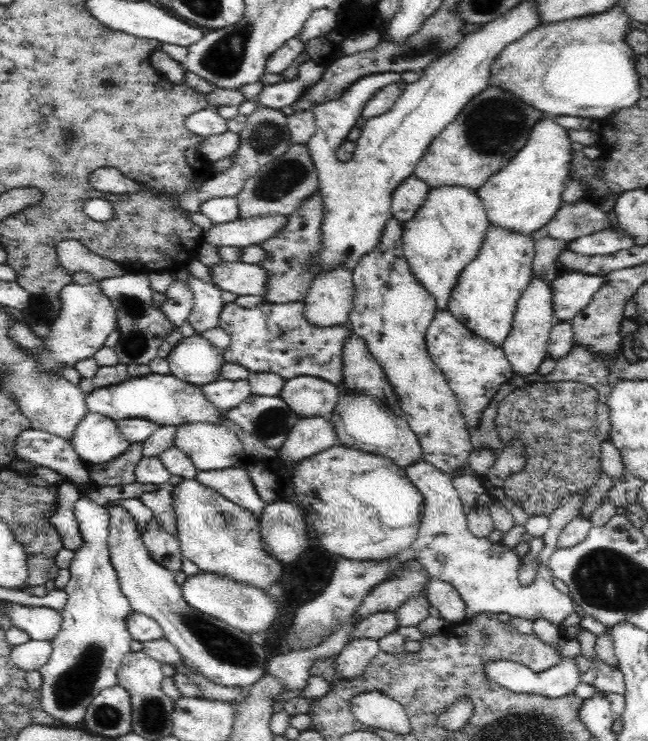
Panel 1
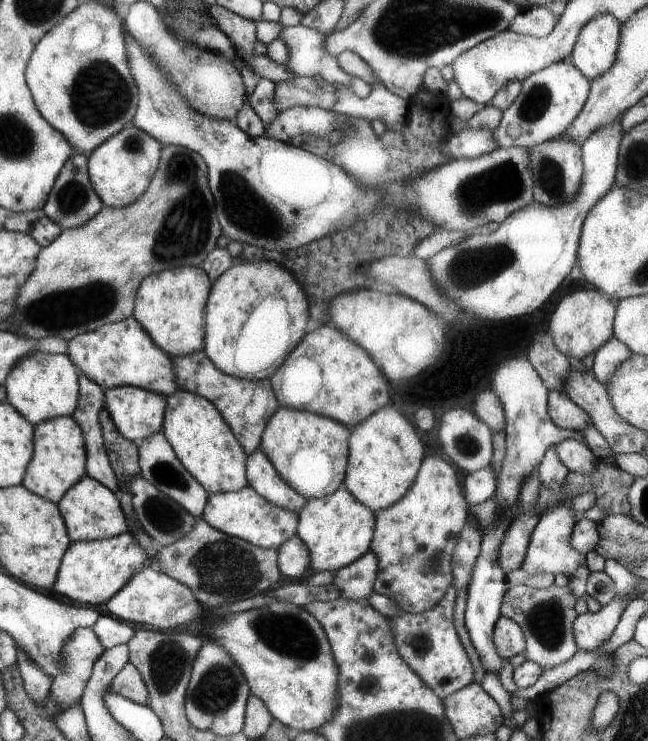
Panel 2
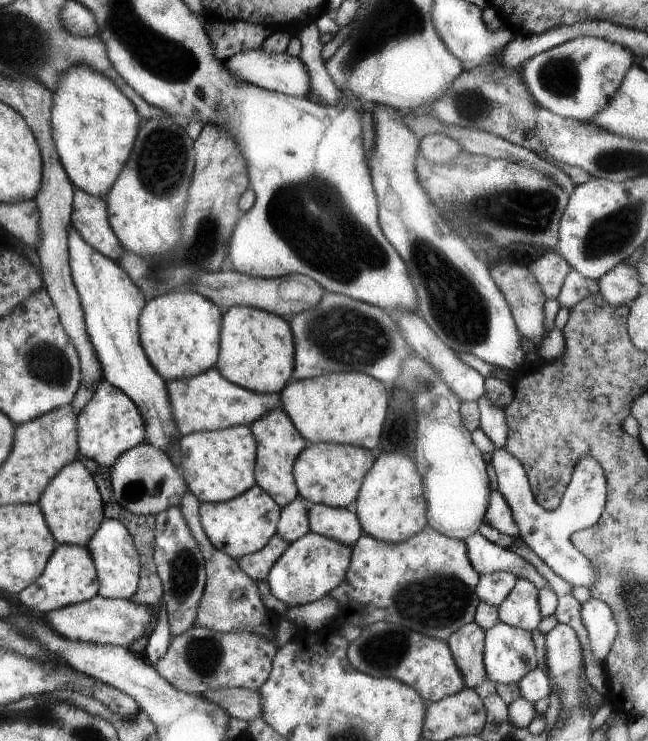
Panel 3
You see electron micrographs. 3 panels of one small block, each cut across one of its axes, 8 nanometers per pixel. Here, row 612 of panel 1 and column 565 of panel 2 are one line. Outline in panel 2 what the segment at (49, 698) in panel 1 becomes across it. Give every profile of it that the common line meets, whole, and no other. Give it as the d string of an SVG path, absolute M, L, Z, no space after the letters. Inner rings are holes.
M569 60L549 64L520 84L519 94L502 111L499 125L491 131L499 147L525 148L562 134L581 112L590 90L590 81Z

